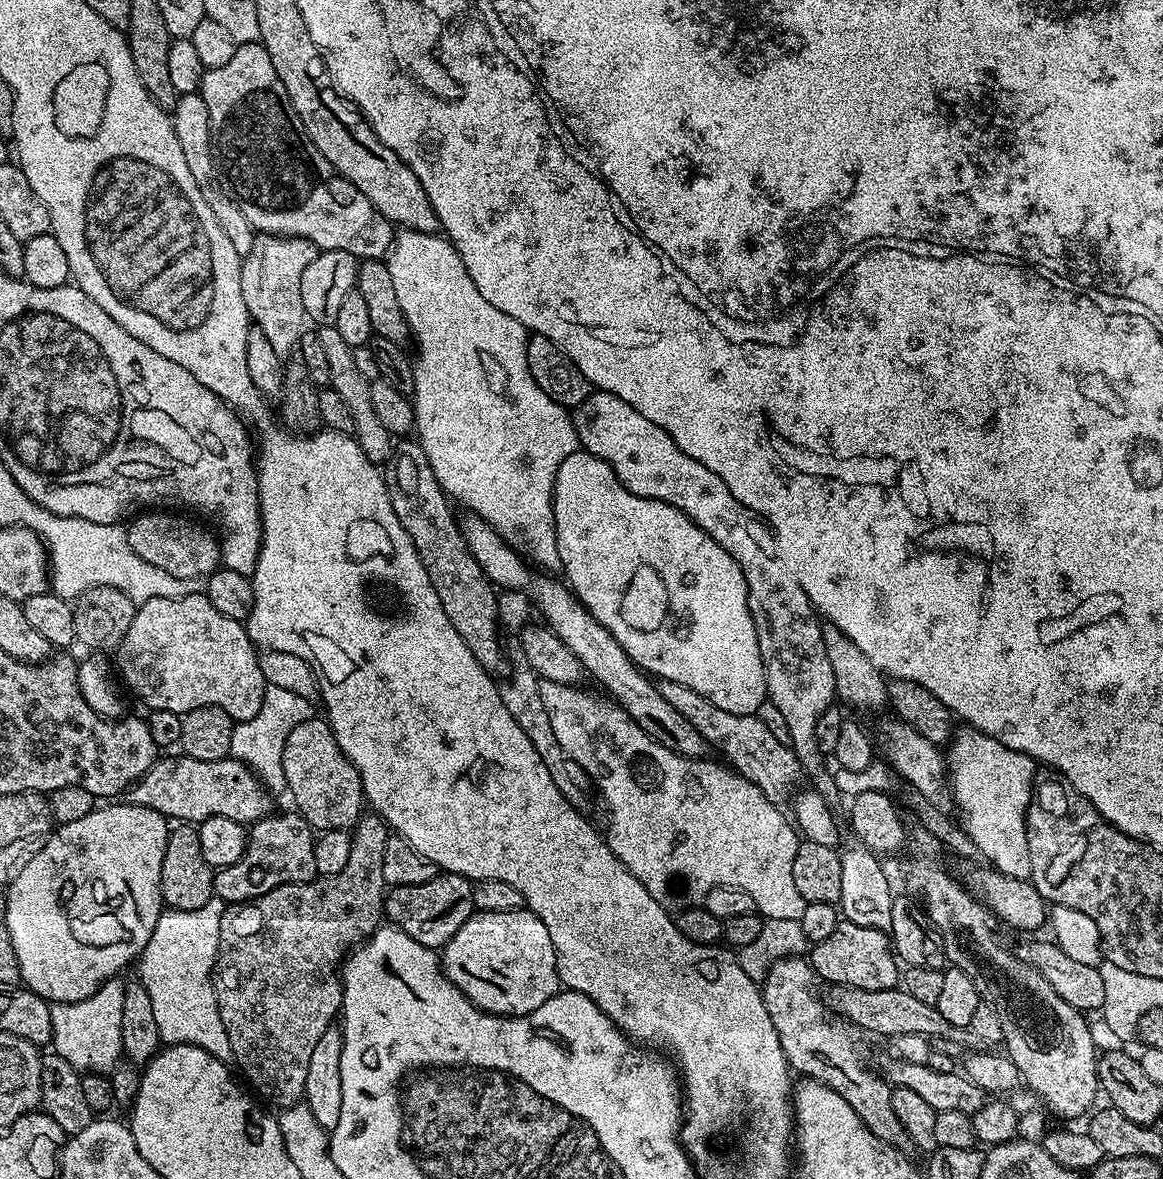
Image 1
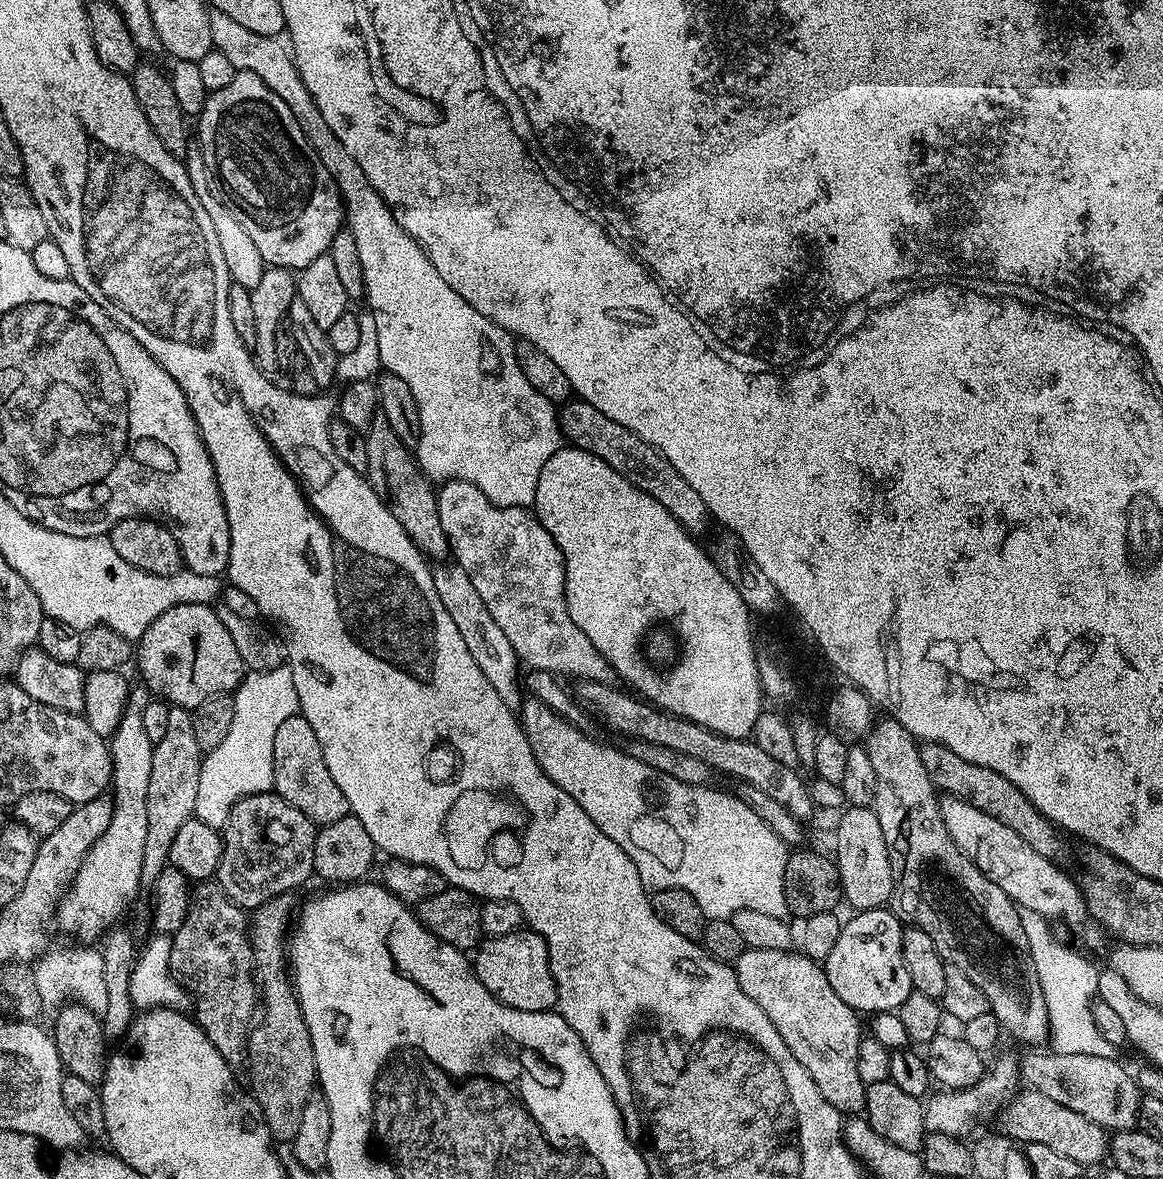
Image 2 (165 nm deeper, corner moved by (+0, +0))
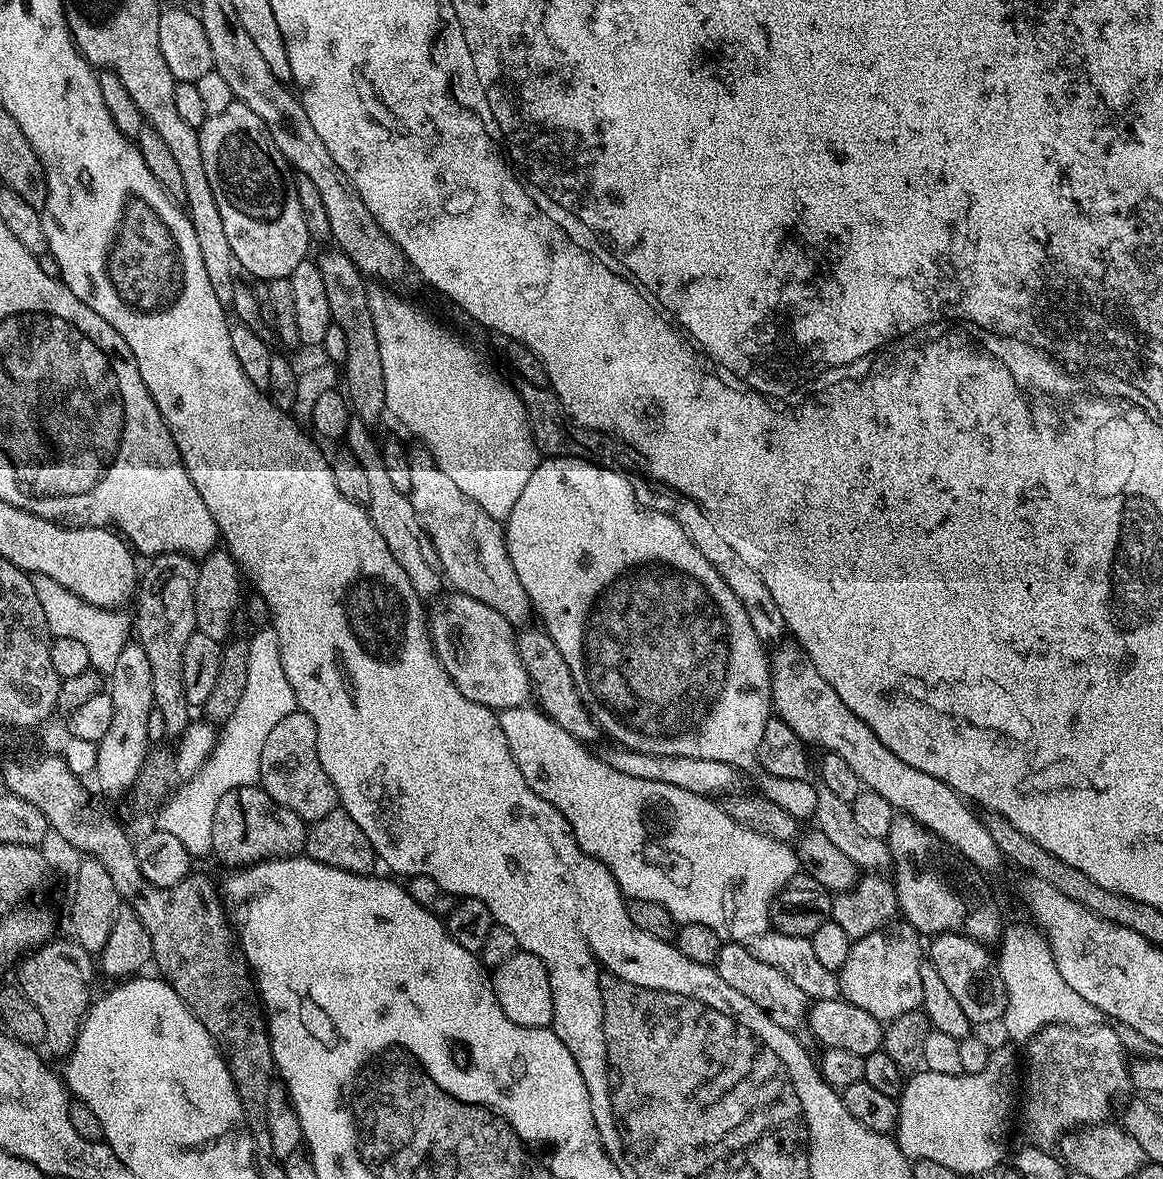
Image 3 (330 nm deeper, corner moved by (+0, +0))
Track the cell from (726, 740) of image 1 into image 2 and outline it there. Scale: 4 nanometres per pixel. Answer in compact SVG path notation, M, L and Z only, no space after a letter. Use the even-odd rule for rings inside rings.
M465 480L443 481L436 501L438 520L446 530L455 563L466 570L466 578L506 633L518 659L537 672L562 672L583 681L612 684L610 662L570 618L564 597L564 555L535 515L528 508L503 508Z

